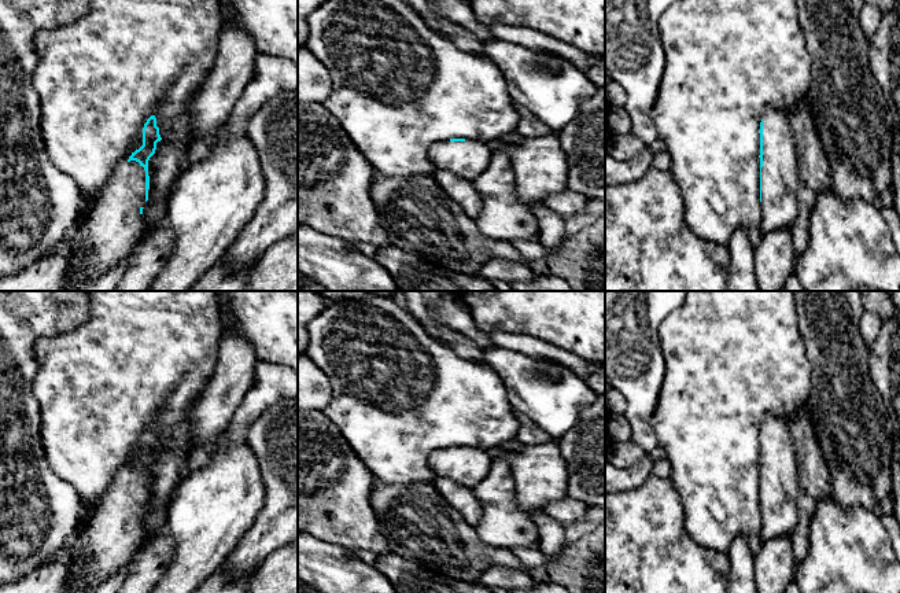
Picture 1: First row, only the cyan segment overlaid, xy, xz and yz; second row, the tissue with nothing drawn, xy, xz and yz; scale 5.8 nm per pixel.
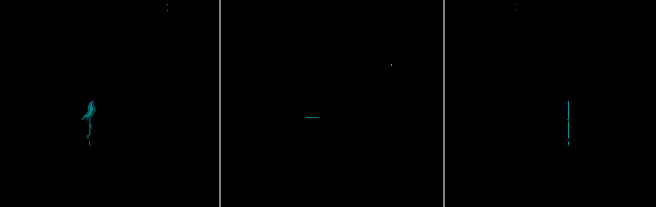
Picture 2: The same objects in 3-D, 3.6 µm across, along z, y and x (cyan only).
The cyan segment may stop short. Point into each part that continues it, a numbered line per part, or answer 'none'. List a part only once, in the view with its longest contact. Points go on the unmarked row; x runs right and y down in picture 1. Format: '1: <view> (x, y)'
1: yz (781, 475)

